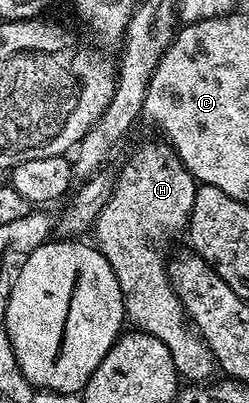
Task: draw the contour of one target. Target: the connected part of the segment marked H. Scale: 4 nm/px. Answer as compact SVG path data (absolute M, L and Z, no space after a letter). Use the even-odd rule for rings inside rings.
M159 142L142 144L119 168L110 201L106 201L102 213L98 213L96 218L94 246L106 257L106 261L110 261L110 269L114 269L118 277L118 285L124 294L124 314L132 323L131 326L150 337L158 337L158 341L170 349L170 357L174 357L177 376L181 380L188 379L184 381L189 384L200 385L213 378L212 371L217 370L216 359L208 343L184 312L184 305L168 276L166 255L159 251L160 242L167 235L176 235L179 231L181 234L187 228L188 214L192 212L198 182L176 155L175 149L167 142Z

